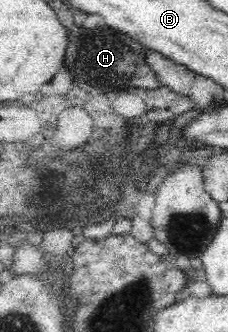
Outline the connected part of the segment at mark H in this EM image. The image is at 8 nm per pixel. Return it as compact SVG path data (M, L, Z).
M104 23L100 28L80 28L78 36L69 32L68 47L65 51L63 67L72 74L74 84L88 92L114 92L130 86L157 88L157 77L145 60L145 48L122 31L114 30Z

